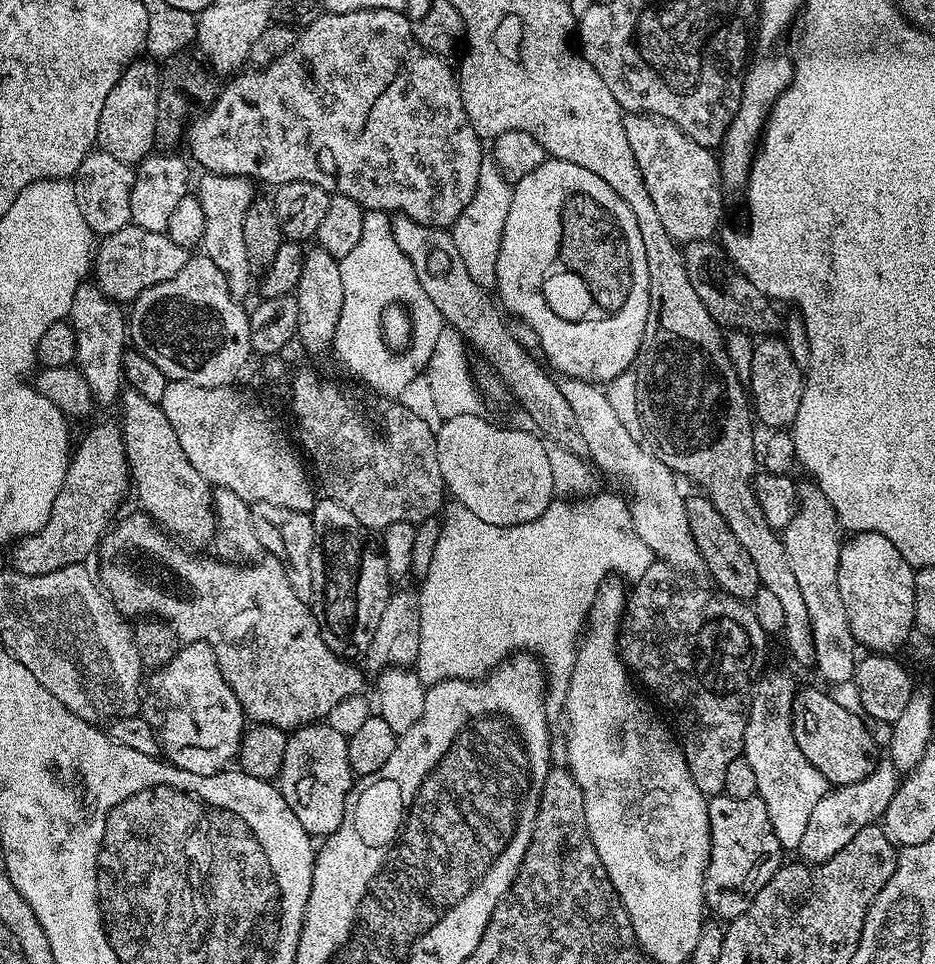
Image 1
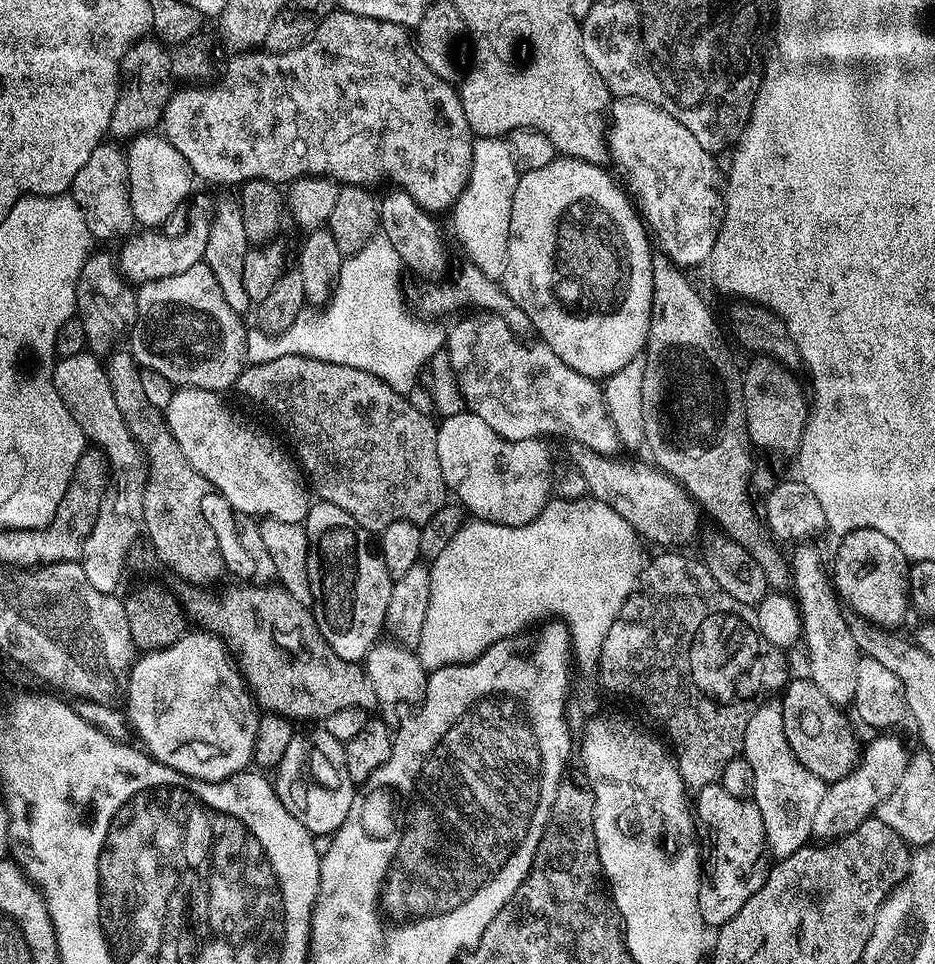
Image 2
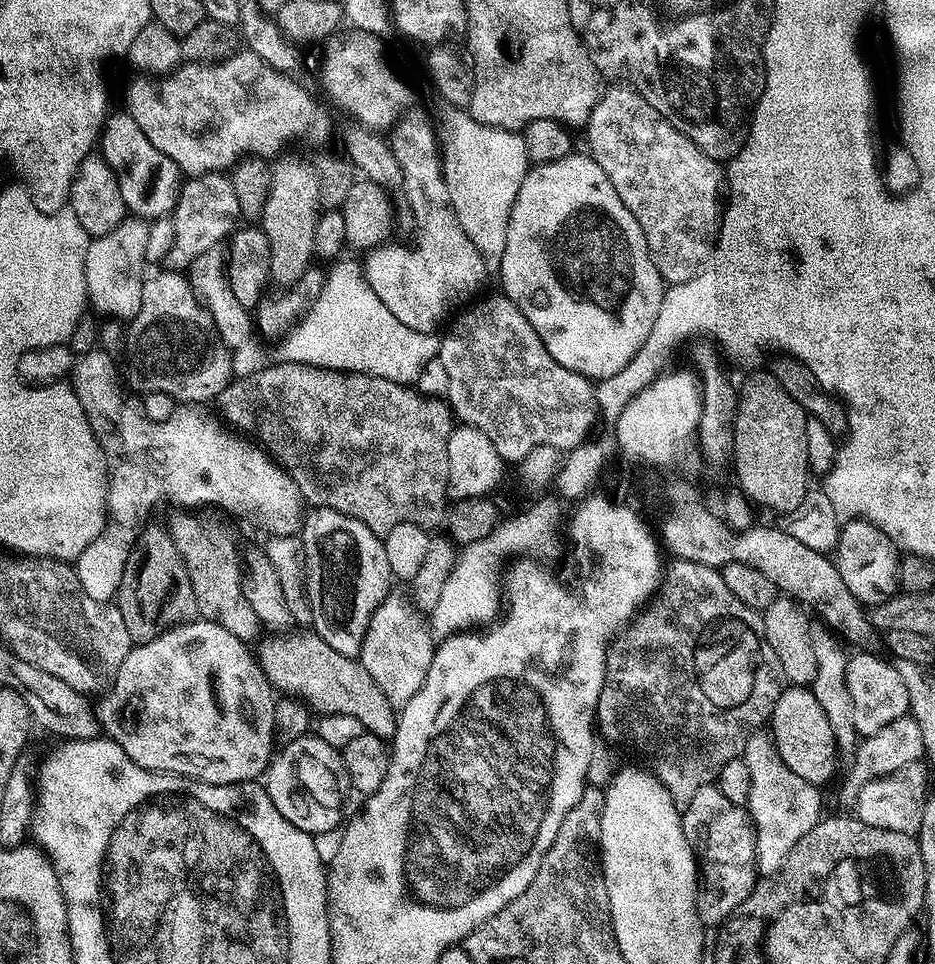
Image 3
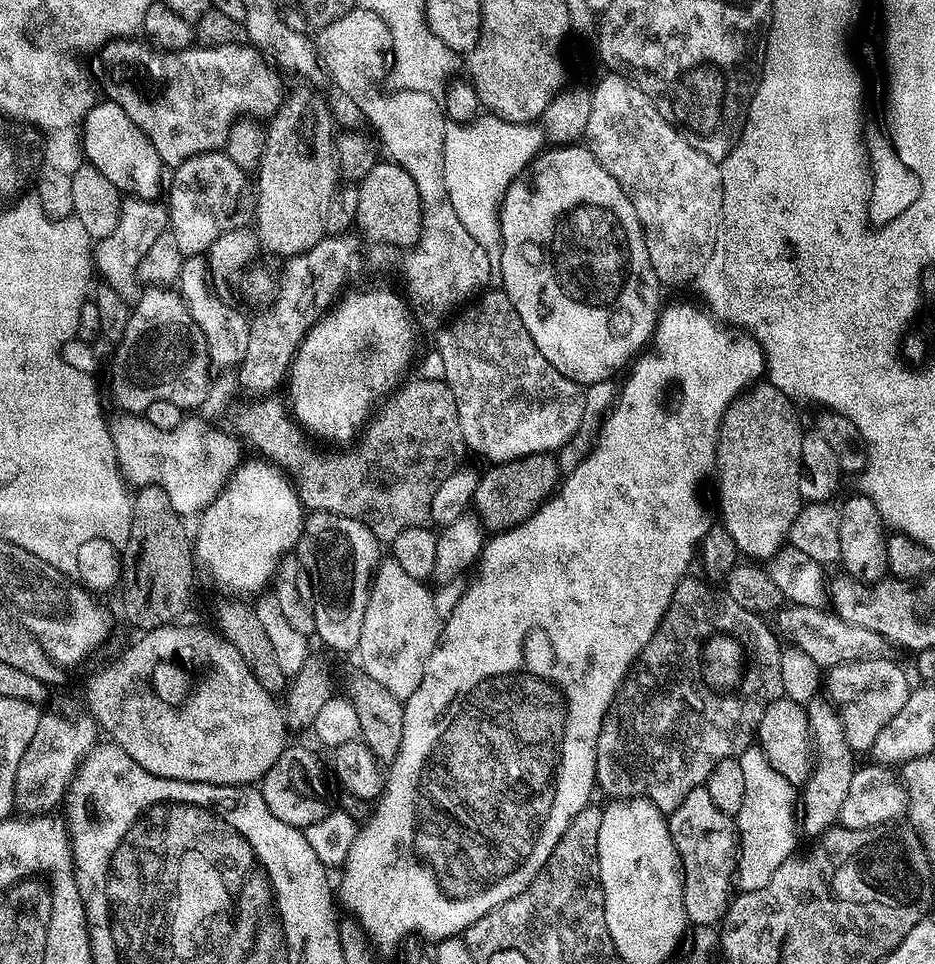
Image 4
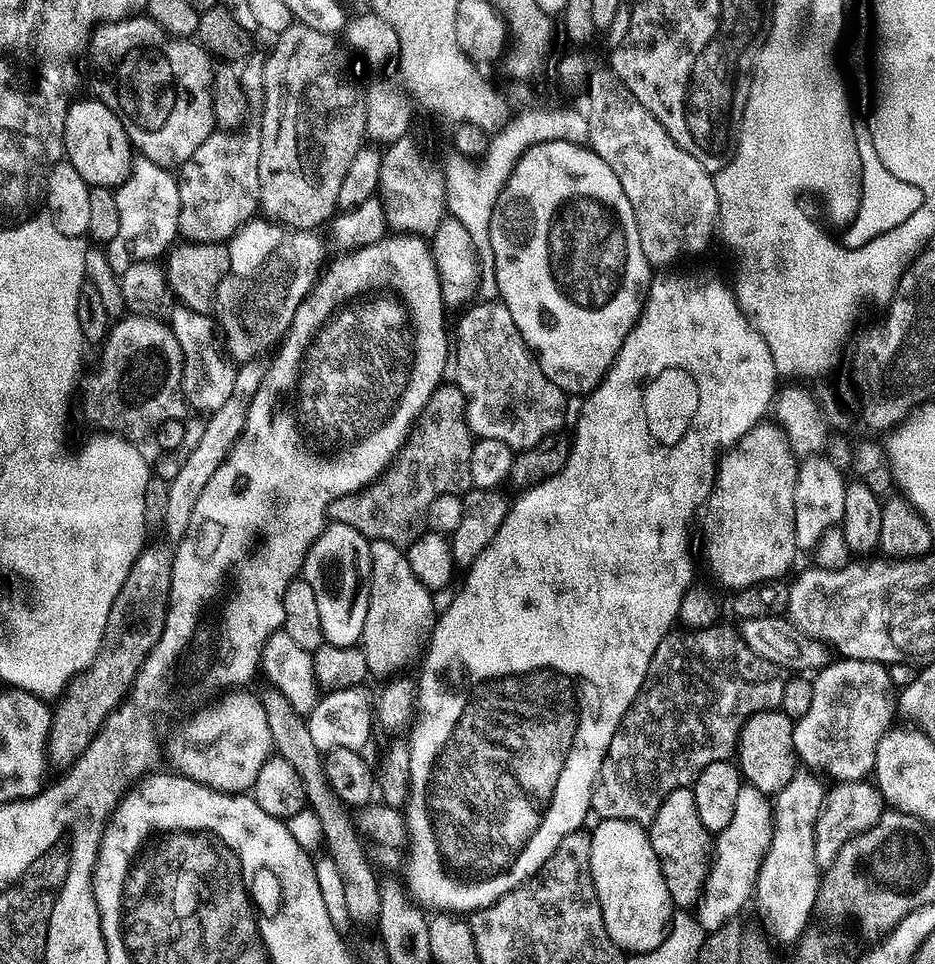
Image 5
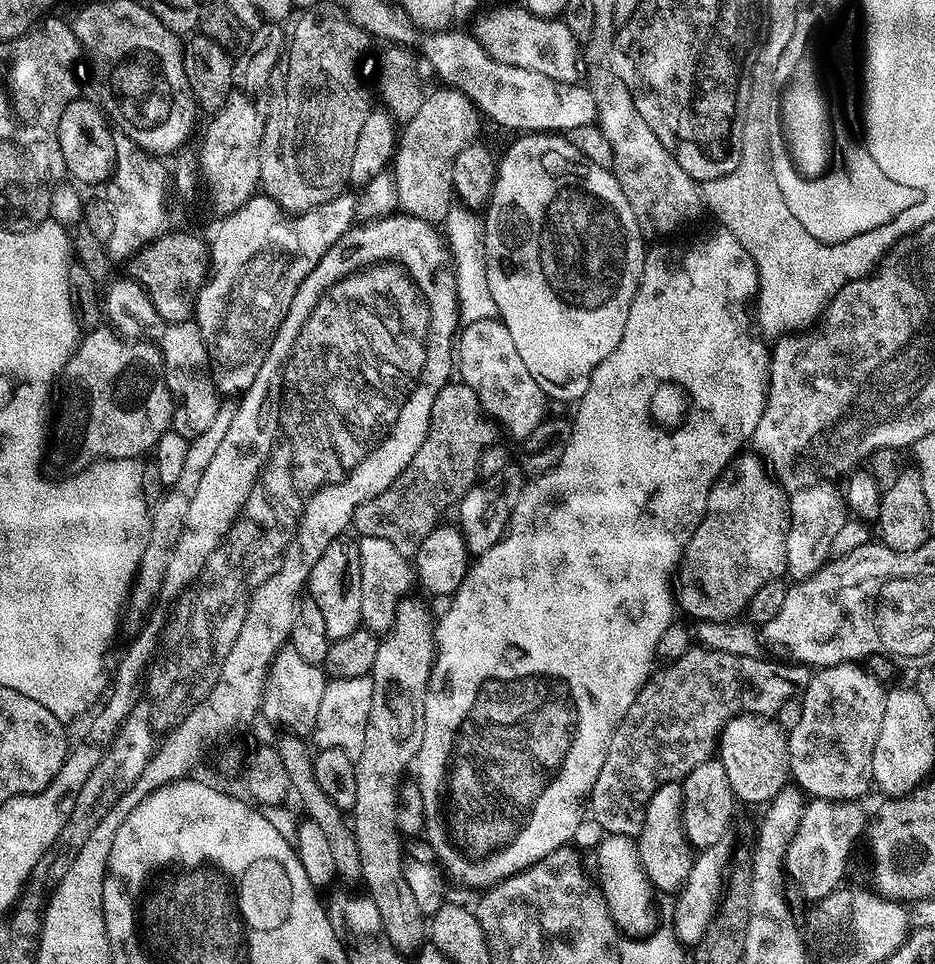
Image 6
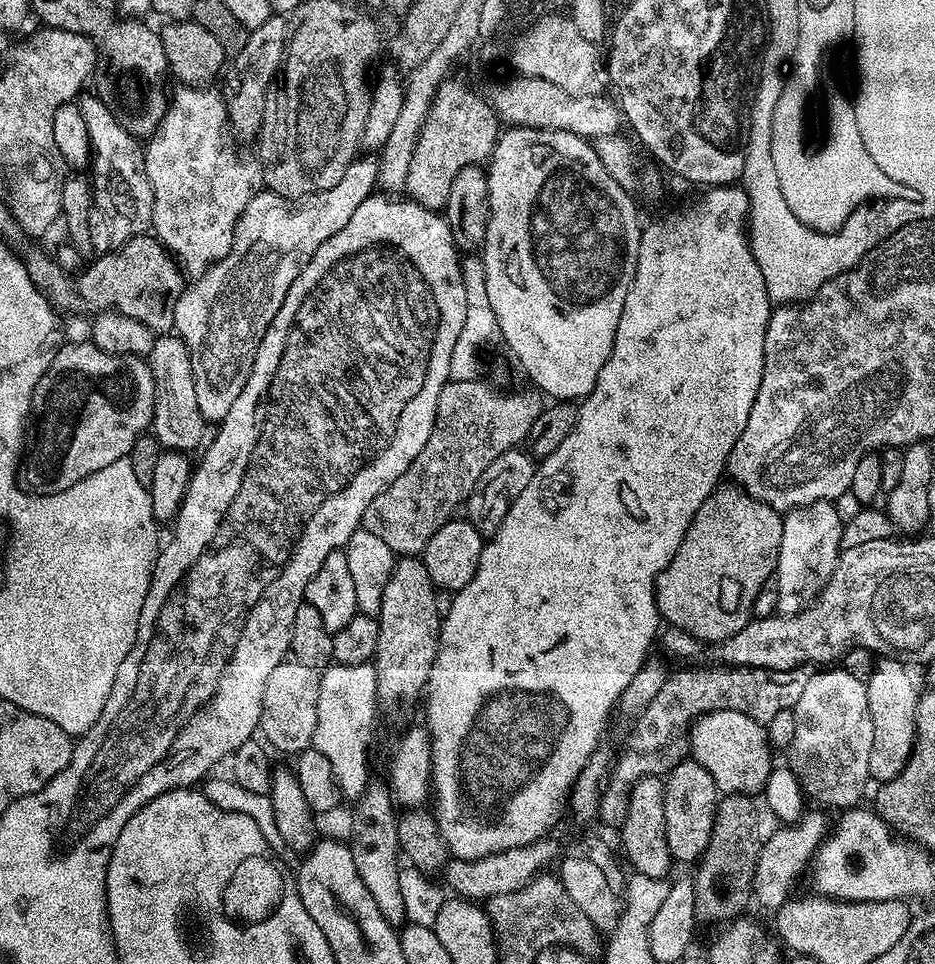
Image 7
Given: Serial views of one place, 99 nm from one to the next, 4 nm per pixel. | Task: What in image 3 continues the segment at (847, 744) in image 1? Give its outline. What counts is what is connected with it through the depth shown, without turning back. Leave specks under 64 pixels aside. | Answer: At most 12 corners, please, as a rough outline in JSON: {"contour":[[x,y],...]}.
{"contour":[[788,686],[770,719],[782,762],[824,786],[834,730],[816,695]]}

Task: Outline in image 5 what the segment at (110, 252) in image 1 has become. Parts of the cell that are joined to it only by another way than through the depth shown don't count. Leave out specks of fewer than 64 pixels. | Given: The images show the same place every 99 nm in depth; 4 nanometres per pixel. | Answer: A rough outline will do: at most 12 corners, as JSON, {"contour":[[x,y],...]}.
{"contour":[[213,131],[178,168],[179,235],[257,215],[260,137]]}

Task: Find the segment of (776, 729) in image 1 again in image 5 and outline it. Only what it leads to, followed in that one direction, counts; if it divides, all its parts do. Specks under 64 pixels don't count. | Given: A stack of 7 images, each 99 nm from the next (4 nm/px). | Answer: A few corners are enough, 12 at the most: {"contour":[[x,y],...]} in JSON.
{"contour":[[741,783],[694,915],[705,933],[753,899],[774,804]]}

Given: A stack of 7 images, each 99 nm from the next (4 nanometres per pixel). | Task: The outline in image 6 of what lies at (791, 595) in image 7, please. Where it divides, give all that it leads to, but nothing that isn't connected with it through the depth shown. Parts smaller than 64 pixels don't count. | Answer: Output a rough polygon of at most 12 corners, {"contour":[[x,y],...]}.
{"contour":[[839,487],[791,493],[787,575],[799,582],[829,563],[850,518]]}

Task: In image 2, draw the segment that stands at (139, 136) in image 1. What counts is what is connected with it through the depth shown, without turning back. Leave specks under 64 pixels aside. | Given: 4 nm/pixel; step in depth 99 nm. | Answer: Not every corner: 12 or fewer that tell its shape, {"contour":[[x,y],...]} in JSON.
{"contour":[[134,42],[109,133],[131,138],[161,123],[172,96],[169,45]]}

